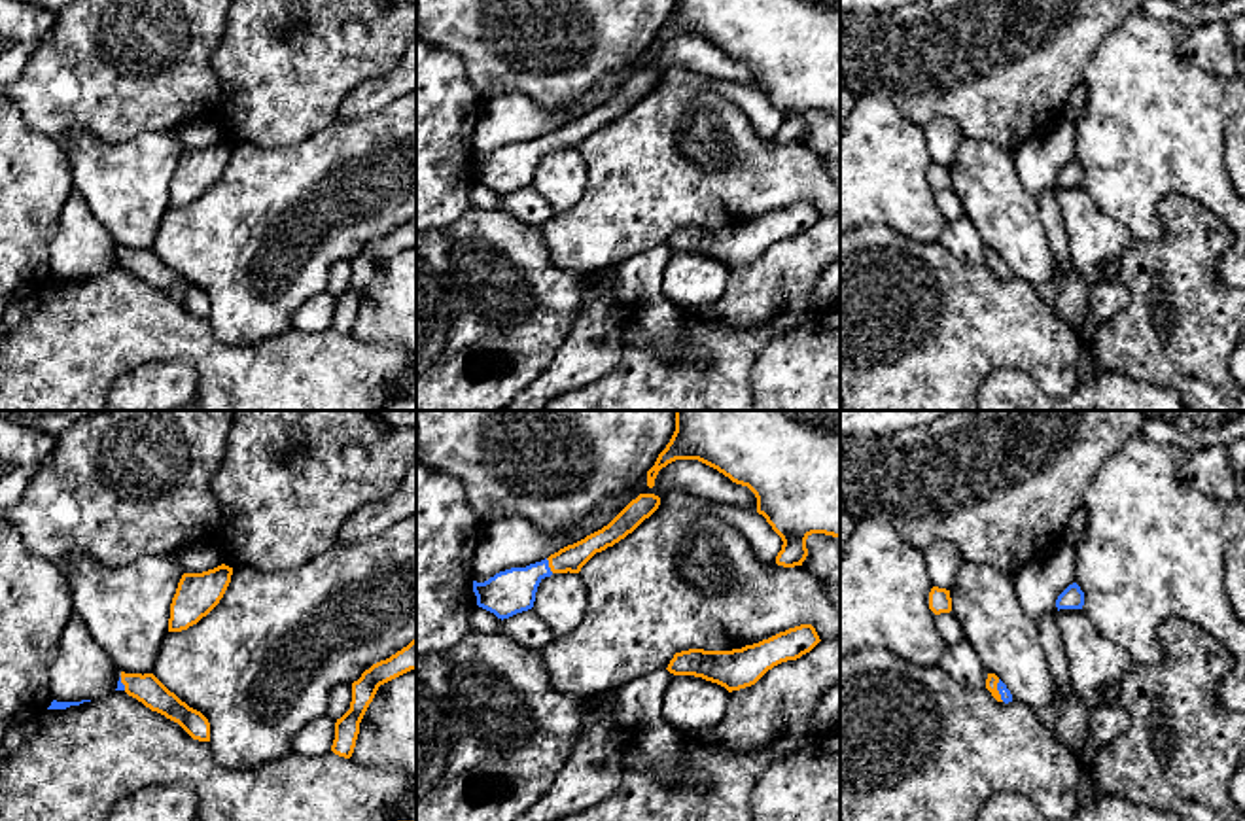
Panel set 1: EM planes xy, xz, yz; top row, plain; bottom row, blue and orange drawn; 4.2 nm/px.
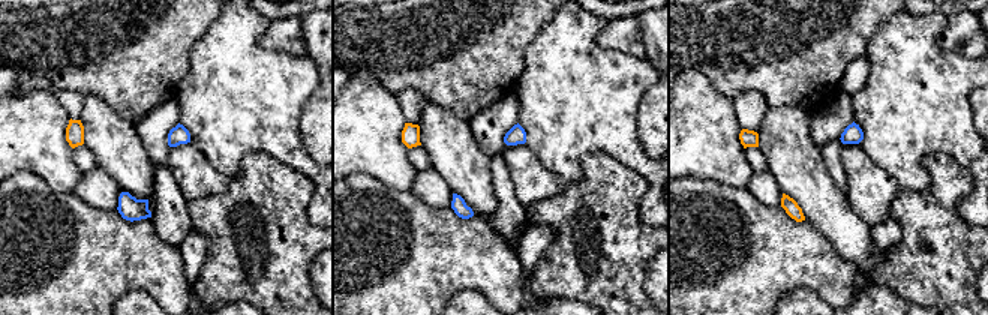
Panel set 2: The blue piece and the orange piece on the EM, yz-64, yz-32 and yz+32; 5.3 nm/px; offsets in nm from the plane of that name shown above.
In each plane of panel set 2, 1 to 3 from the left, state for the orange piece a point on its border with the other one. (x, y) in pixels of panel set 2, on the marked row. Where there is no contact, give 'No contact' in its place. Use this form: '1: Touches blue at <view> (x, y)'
1: No contact
2: No contact
3: No contact

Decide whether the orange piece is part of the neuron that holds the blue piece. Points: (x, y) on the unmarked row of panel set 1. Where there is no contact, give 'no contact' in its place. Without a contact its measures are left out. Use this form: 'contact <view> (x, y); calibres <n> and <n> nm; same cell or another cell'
contact yz (998, 265); calibres 50 and 50 nm; same cell

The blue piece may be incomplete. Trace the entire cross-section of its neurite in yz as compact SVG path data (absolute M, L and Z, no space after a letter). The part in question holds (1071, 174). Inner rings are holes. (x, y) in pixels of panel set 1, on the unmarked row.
M1077 159L1069 161L1056 176L1056 183L1060 185L1082 185L1084 168Z

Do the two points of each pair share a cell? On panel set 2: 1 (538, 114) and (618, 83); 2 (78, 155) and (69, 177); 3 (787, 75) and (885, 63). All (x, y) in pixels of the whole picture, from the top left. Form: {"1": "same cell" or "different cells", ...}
{"1": "same cell", "2": "different cells", "3": "different cells"}

